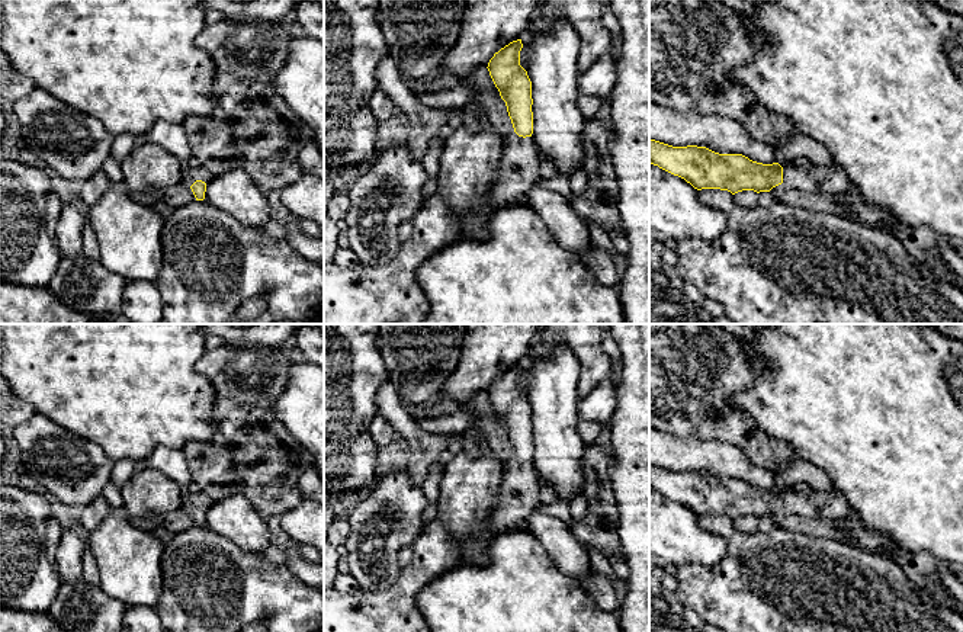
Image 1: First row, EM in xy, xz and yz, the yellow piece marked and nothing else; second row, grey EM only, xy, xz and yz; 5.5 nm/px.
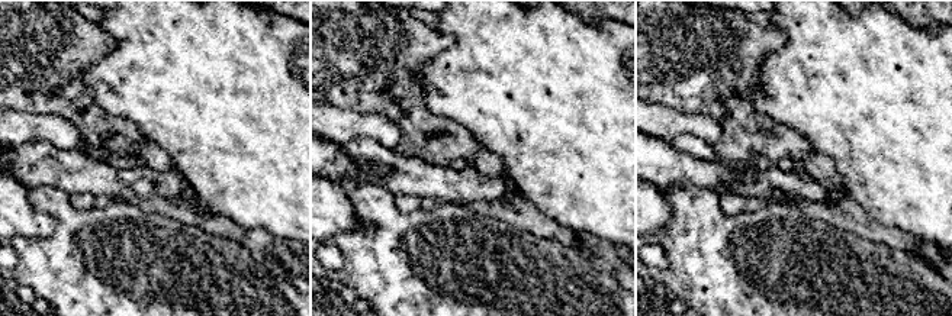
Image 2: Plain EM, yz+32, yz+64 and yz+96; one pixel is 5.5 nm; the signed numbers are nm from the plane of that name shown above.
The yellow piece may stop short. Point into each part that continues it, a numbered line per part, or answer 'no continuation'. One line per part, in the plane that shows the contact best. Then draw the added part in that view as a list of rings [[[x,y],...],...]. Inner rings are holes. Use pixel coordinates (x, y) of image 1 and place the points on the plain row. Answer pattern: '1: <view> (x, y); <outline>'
1: xz (517, 497); [[[510,461],[504,469],[491,524],[500,529],[523,526],[533,510],[540,506],[540,484],[532,462]]]

